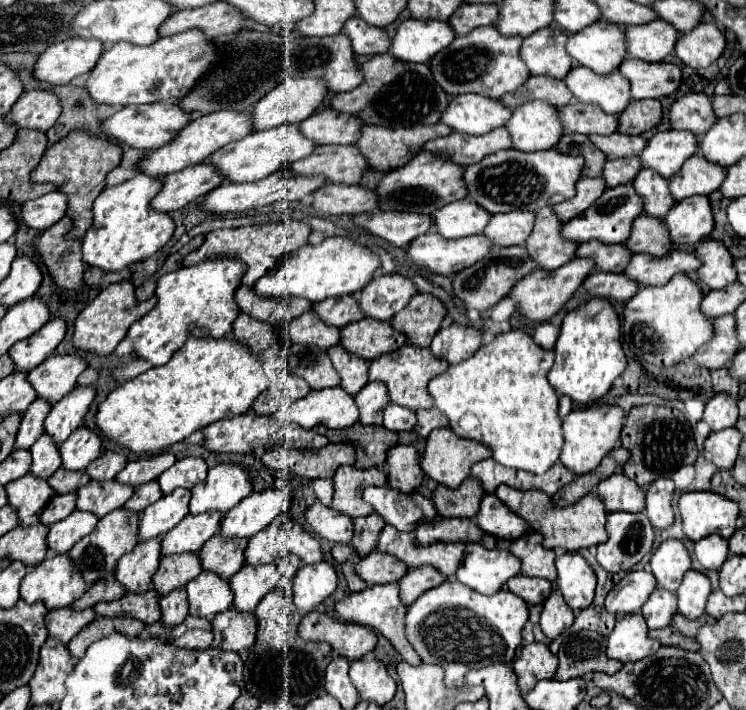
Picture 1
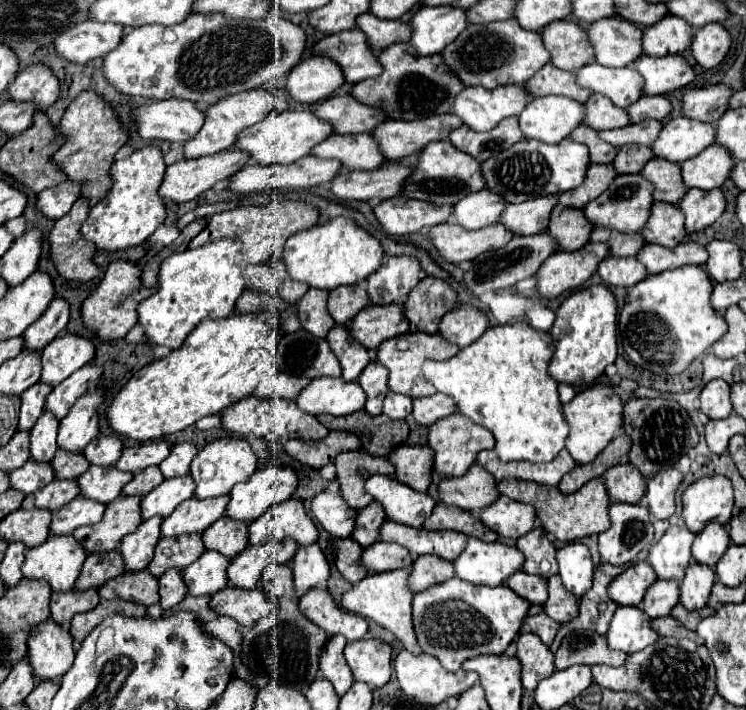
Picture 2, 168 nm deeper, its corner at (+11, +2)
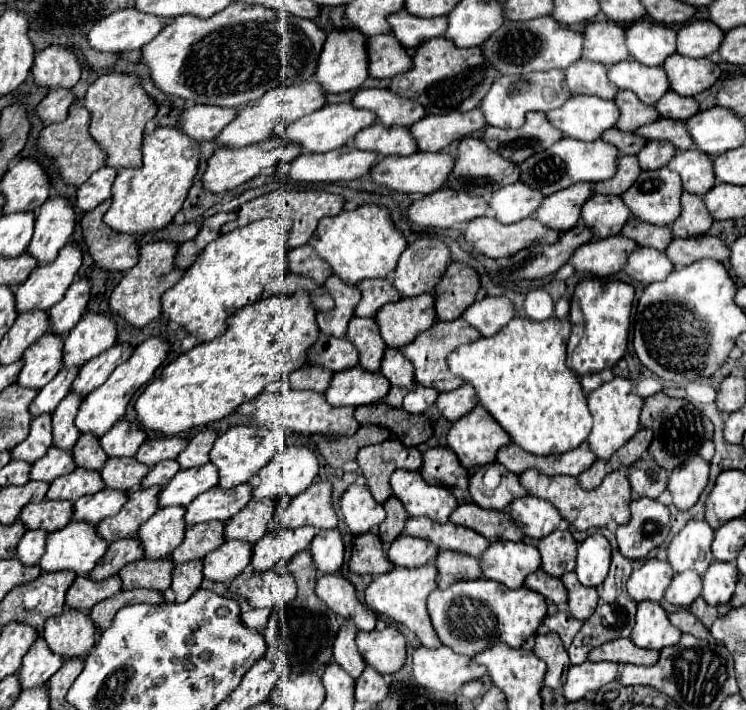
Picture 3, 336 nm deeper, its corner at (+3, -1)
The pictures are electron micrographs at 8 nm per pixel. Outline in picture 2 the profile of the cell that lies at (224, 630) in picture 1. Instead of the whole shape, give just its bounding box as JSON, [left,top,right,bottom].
[209,585,273,627]

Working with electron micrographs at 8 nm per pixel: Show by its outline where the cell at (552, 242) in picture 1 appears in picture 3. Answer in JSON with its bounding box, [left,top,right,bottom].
[581,194,629,238]

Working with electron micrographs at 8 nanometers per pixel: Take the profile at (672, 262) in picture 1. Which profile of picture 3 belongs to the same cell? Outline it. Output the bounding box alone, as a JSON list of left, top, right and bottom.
[665,236,729,268]

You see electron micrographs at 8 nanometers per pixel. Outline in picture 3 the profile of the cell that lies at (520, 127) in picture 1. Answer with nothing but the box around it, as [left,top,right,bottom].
[547,96,617,140]

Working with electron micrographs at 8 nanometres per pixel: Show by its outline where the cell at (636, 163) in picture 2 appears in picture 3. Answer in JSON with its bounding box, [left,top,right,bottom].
[637,142,675,170]

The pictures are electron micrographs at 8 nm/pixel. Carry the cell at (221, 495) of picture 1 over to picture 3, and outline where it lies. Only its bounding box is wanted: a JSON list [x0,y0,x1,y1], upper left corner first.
[211,426,275,490]

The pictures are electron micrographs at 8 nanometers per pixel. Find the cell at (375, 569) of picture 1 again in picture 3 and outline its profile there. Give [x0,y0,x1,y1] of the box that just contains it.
[387,536,437,568]

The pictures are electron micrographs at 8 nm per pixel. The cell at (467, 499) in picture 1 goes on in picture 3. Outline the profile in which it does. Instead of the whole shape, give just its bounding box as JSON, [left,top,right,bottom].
[469,468,525,510]

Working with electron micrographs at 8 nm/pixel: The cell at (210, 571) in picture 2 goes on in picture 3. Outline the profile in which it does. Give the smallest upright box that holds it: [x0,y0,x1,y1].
[203,542,251,582]

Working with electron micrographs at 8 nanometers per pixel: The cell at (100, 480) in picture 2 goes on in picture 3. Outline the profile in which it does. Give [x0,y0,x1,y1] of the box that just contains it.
[99,458,149,492]

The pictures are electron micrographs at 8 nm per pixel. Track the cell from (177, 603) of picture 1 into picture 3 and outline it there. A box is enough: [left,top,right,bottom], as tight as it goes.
[171,560,203,602]

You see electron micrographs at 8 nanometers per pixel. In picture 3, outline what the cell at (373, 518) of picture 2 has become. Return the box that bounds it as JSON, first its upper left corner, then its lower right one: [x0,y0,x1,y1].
[379,496,407,544]

